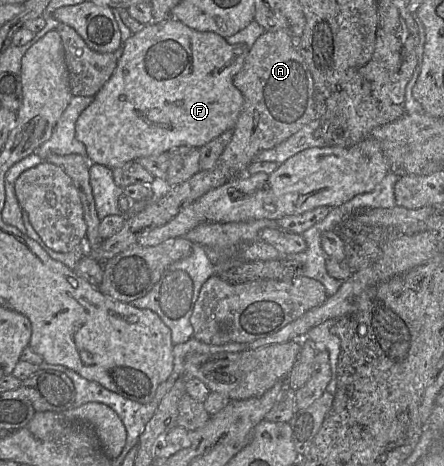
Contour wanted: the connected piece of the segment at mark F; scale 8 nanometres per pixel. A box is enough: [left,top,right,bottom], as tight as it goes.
[75,17,249,169]

